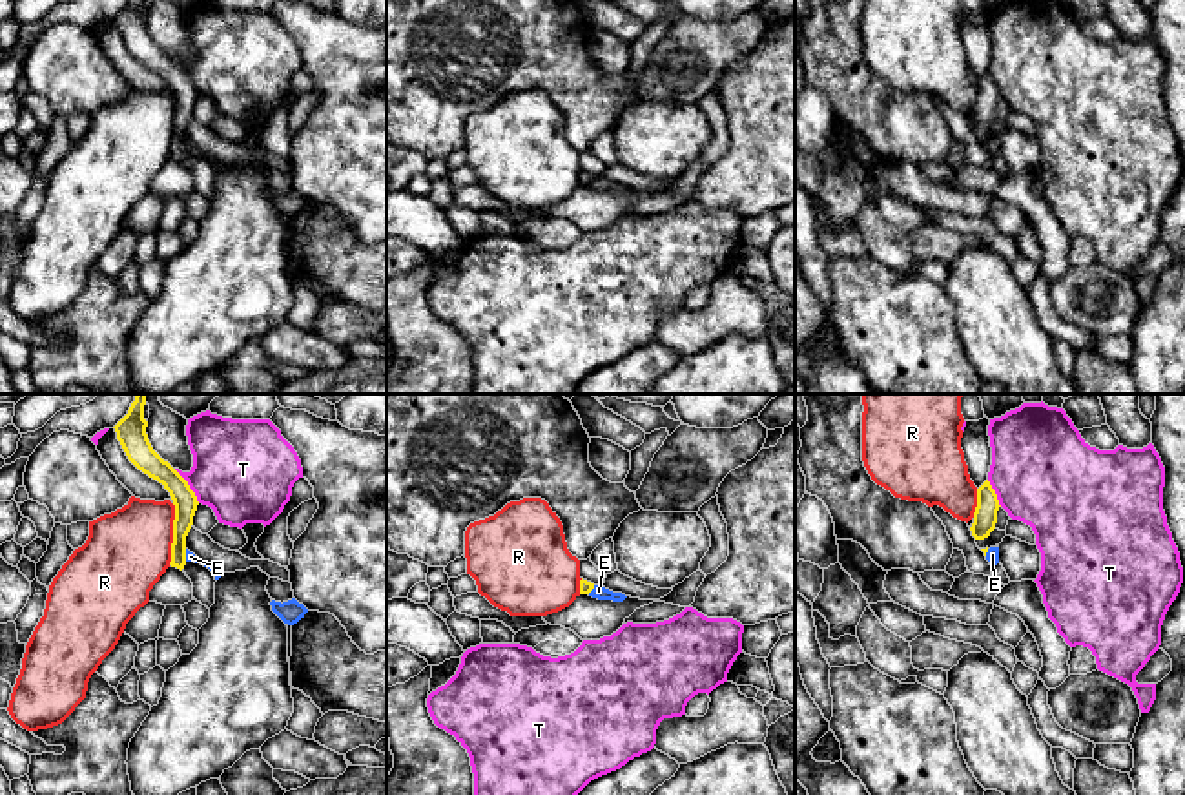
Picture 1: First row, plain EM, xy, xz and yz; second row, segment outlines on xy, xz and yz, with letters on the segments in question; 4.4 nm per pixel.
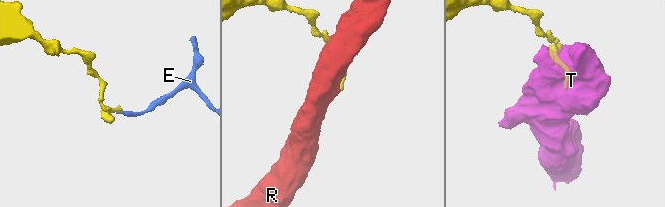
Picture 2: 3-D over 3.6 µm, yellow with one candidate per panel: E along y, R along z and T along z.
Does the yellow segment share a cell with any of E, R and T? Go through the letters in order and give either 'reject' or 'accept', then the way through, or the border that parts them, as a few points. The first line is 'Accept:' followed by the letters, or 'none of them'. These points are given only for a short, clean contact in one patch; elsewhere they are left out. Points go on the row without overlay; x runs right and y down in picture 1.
Accept: none of them
E: reject; border along xy (185, 141), (186, 152)
R: reject
T: reject

